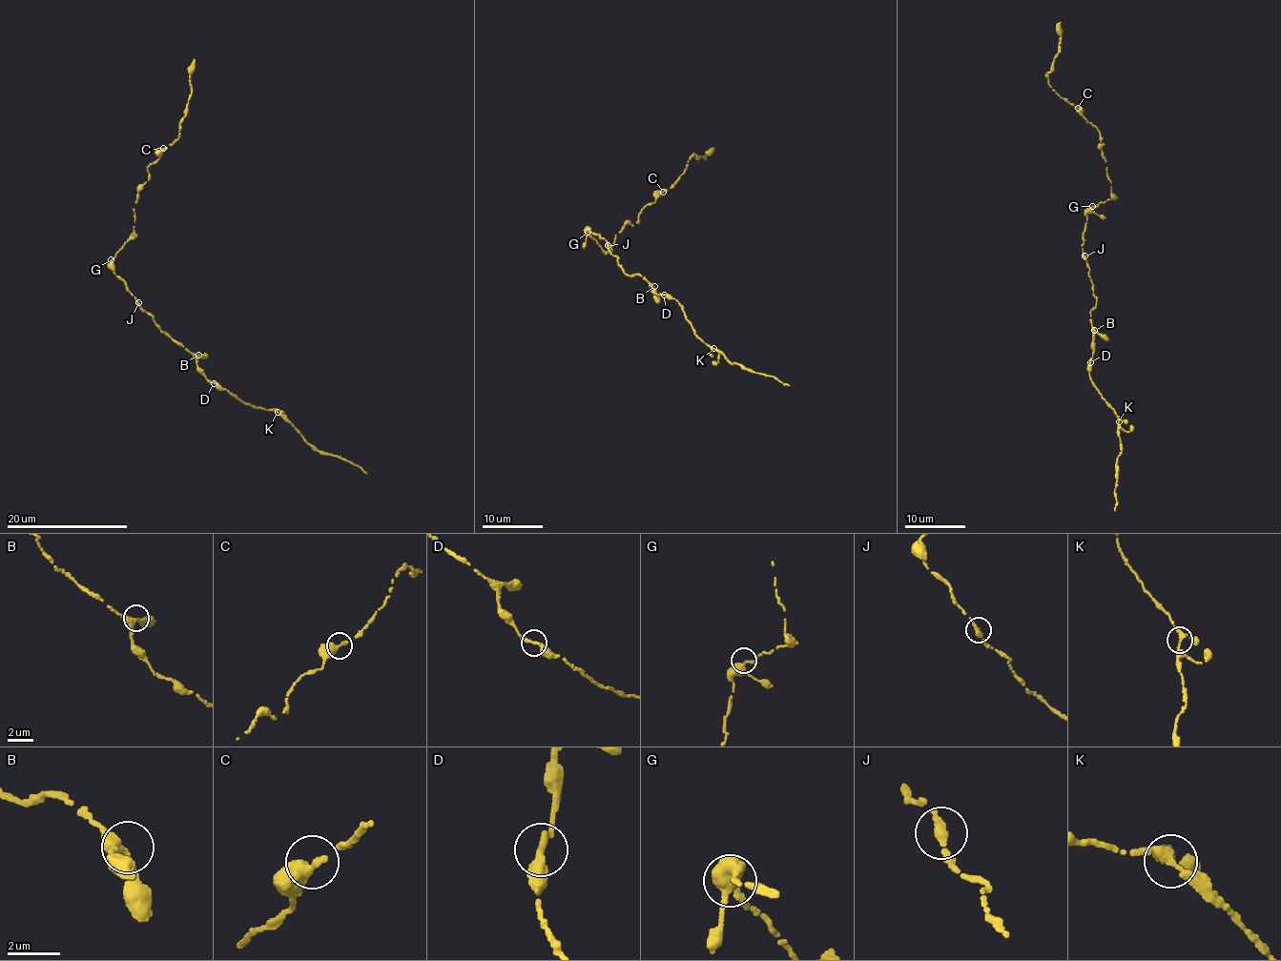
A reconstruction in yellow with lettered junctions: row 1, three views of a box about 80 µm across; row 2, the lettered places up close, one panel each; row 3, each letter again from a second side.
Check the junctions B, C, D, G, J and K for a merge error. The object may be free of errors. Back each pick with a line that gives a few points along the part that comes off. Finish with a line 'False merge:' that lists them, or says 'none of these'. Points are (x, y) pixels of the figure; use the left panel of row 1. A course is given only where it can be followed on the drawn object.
False merge: none of these

